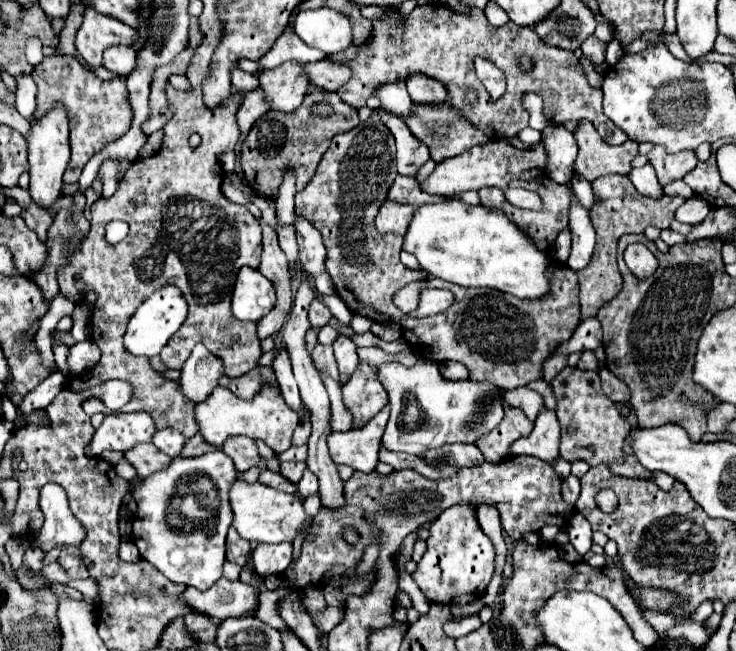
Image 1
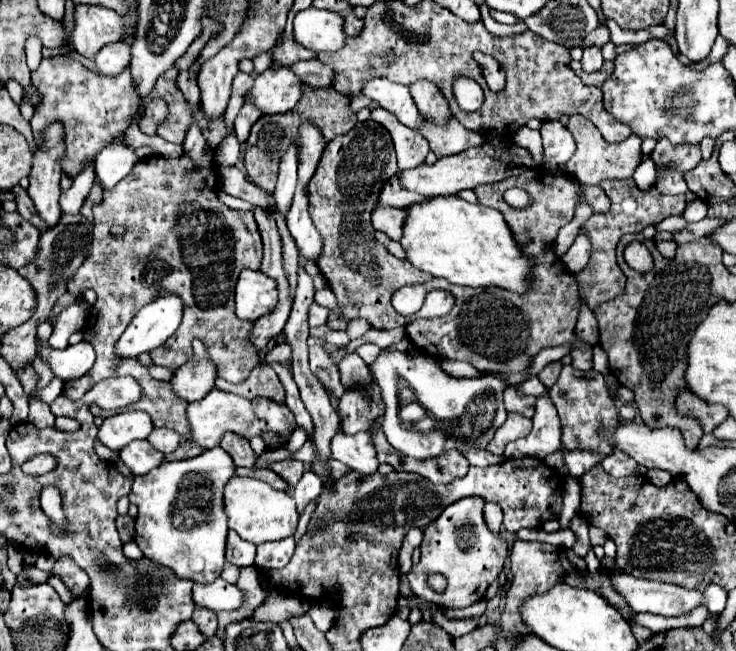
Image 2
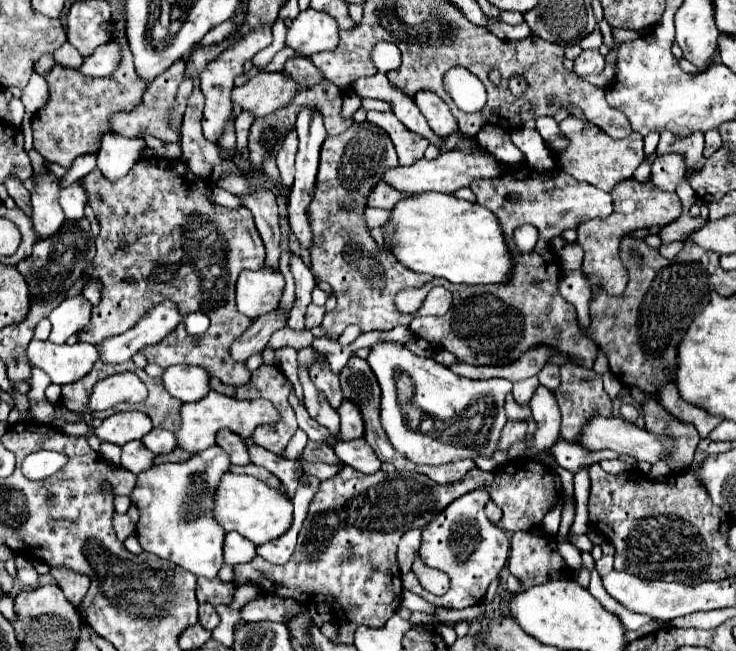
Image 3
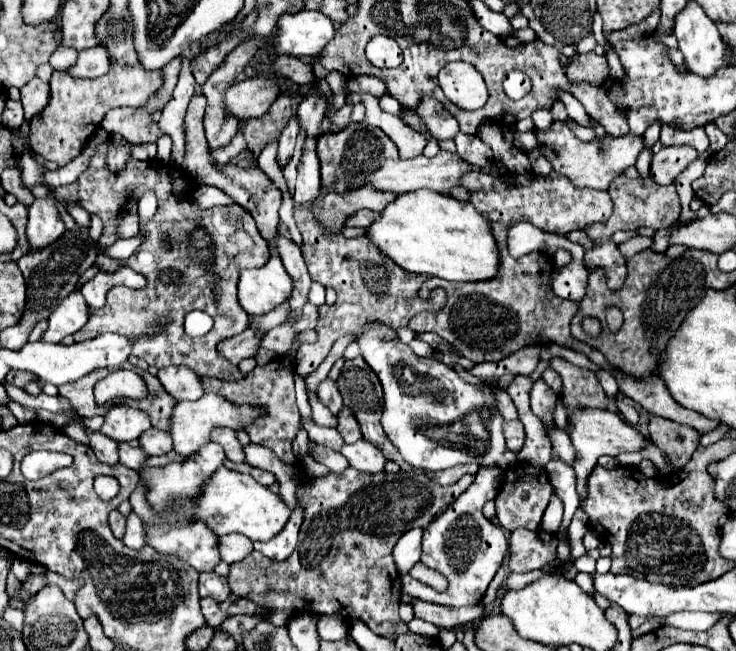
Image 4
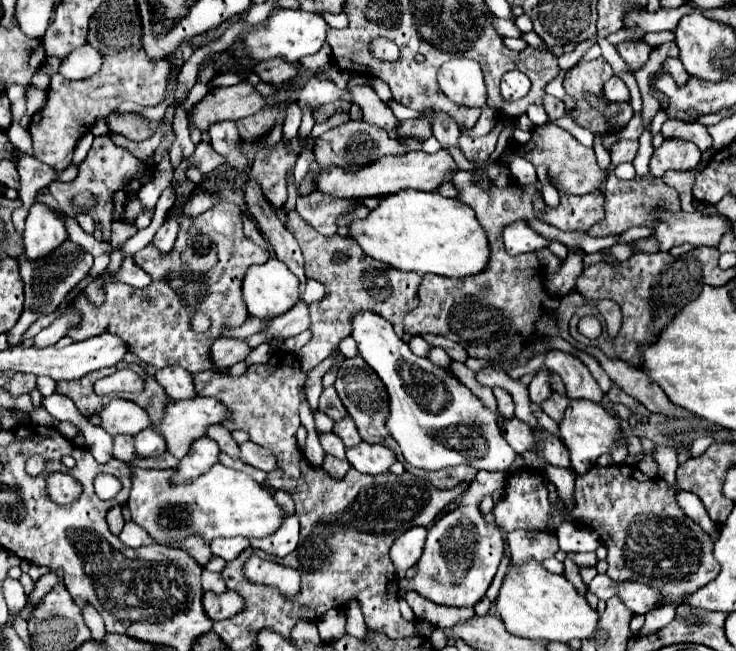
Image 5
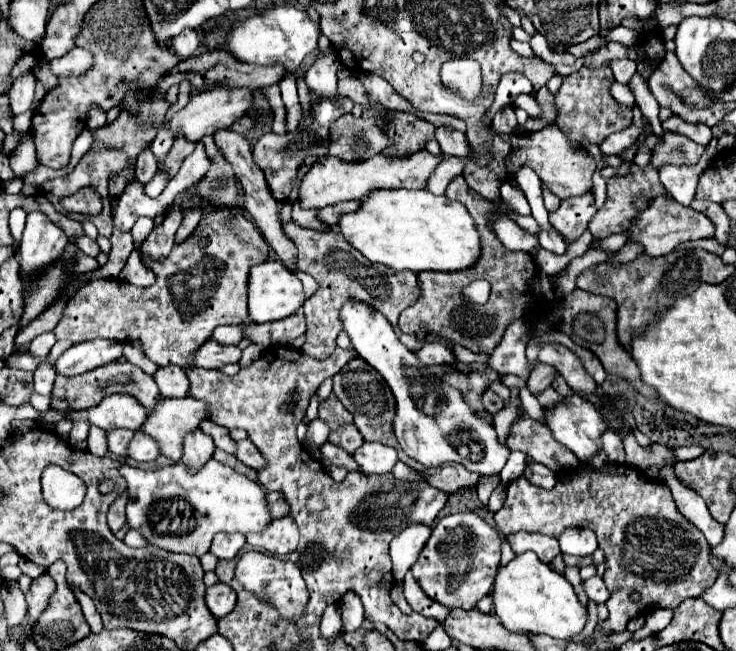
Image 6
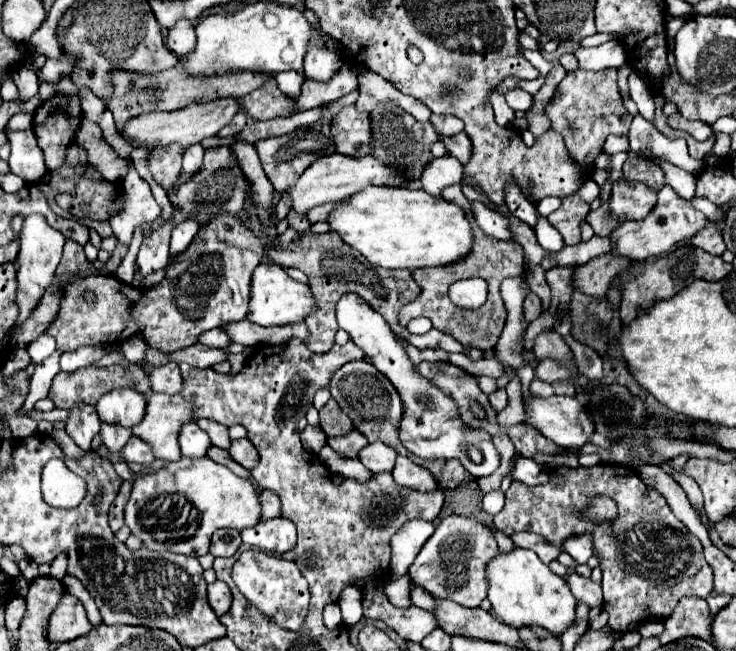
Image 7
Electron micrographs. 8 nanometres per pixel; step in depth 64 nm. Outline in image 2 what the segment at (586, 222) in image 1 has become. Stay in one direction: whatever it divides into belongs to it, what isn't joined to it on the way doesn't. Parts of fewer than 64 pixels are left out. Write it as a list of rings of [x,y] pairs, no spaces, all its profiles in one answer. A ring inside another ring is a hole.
[[[578,234],[578,238],[576,238],[576,242],[570,246],[570,250],[562,256],[562,262],[566,264],[566,268],[572,272],[572,274],[578,274],[582,268],[584,268],[584,264],[588,262],[588,258],[590,258],[590,242],[588,242],[588,238],[586,238],[586,234]]]

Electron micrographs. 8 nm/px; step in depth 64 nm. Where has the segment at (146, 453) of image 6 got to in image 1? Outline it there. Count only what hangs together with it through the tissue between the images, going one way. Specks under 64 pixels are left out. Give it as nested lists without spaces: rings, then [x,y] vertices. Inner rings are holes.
[[[164,428],[164,430],[156,430],[156,434],[154,434],[154,438],[152,438],[152,444],[154,444],[158,450],[166,452],[168,456],[176,458],[176,456],[180,454],[182,446],[186,444],[186,438],[184,438],[180,432],[172,430],[172,428]]]

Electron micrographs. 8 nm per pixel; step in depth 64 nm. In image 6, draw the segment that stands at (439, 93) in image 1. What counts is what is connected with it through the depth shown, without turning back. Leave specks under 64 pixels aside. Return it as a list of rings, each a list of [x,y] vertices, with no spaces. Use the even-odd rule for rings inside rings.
[[[438,128],[436,130],[436,140],[442,148],[444,154],[458,156],[458,158],[468,158],[470,156],[470,146],[466,140],[466,134],[450,128]]]

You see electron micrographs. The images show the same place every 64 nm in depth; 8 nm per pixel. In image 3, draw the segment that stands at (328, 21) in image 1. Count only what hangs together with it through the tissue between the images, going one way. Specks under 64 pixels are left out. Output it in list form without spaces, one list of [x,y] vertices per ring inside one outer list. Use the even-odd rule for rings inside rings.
[[[308,8],[300,12],[288,26],[286,46],[304,56],[312,56],[314,52],[322,50],[332,50],[336,48],[336,44],[338,44],[338,24],[326,12]]]

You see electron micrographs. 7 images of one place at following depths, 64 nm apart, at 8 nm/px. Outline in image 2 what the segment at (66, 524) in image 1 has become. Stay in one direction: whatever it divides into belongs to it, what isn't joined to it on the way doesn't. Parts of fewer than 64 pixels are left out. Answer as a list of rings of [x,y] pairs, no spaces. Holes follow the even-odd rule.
[[[54,486],[44,488],[44,490],[42,490],[42,496],[40,496],[40,504],[42,504],[46,516],[50,516],[50,520],[56,522],[56,526],[64,526],[62,498],[60,498],[58,488],[54,488]]]

